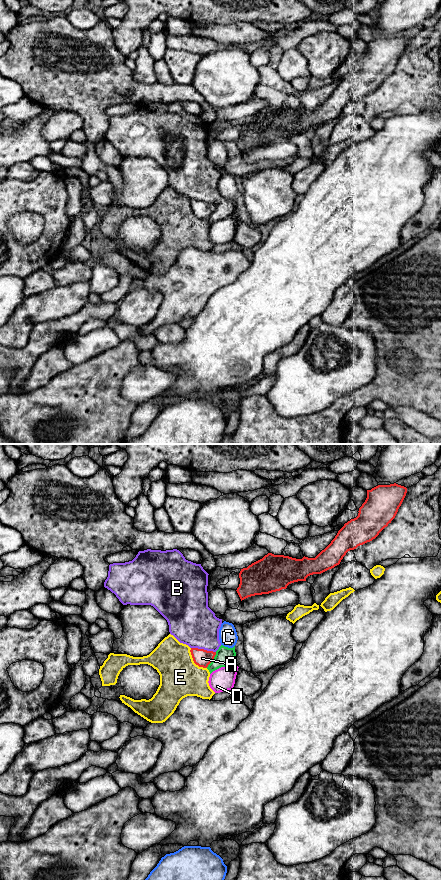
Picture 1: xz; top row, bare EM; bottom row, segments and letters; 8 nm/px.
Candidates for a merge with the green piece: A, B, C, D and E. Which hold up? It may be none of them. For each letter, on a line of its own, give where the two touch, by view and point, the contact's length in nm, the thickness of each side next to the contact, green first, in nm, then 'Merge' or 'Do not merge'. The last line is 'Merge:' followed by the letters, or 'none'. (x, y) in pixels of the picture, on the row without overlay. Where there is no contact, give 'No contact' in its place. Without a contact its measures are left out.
A: Touches green at xz (213, 212). Shared border 150 nm. Thickness 140 nm (green) against 140 nm. Do not merge
B: Touches green at xz (219, 200). Shared border 80 nm. Thickness 140 nm (green) against 340 nm. Merge
C: Touches green at xz (227, 199). Shared border 110 nm. Thickness 140 nm (green) against 150 nm. Do not merge
D: Touches green at xz (221, 218). Shared border 220 nm. Thickness 140 nm (green) against 190 nm. Do not merge
E: Touches green at xz (209, 223). Shared border 60 nm. Thickness 140 nm (green) against 320 nm. Do not merge
Merge: B

